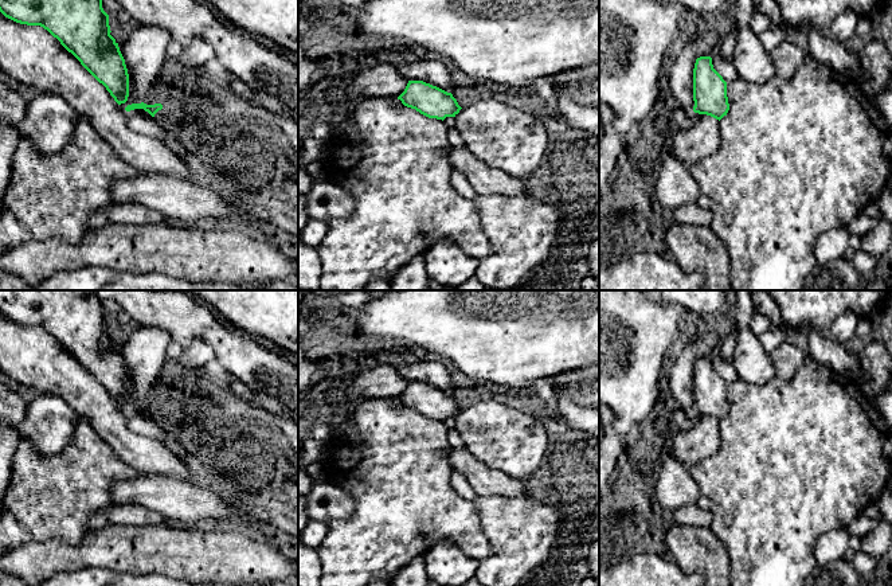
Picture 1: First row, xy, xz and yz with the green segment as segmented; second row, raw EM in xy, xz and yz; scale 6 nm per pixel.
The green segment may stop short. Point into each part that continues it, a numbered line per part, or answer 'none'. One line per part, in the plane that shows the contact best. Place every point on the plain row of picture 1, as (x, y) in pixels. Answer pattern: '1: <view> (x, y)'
none

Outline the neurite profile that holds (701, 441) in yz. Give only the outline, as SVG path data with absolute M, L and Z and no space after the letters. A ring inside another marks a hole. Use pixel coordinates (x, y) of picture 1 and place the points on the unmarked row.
M695 414L695 426L673 433L673 456L686 466L712 457L720 448L719 421Z

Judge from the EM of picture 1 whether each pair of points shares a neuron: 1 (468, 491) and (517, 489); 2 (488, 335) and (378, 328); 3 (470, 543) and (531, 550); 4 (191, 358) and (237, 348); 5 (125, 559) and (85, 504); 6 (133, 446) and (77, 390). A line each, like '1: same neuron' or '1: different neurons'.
1: different neurons
2: same neuron
3: different neurons
4: different neurons
5: different neurons
6: same neuron

